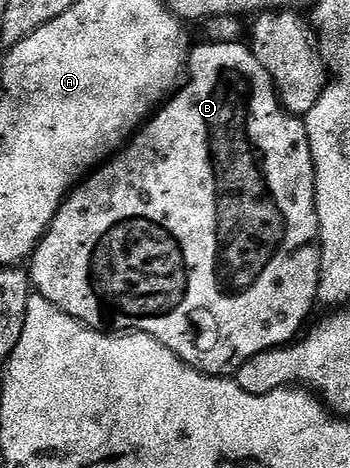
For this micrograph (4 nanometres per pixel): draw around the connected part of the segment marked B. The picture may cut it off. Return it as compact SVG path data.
M203 43L199 47L194 46L190 50L187 64L187 82L138 130L130 142L126 143L104 166L94 170L88 178L78 183L69 192L68 199L62 203L59 213L49 226L49 230L45 232L45 236L41 239L40 245L33 252L27 270L36 294L43 296L47 301L51 301L51 305L55 305L60 311L71 316L71 318L78 319L86 327L91 327L94 331L104 331L106 333L149 335L155 341L163 344L167 349L171 349L171 353L175 353L184 363L189 364L190 367L196 367L198 371L214 377L236 376L239 368L247 361L251 361L251 357L255 357L264 351L271 351L278 347L292 344L302 334L303 328L306 326L305 318L312 313L313 303L315 307L315 304L318 302L317 286L321 280L321 222L317 216L317 202L315 201L313 154L311 153L311 145L309 144L304 122L298 116L290 115L281 106L277 89L273 85L273 78L269 76L267 69L263 65L259 65L259 61L253 56L252 50L246 44L244 47L241 43Z

